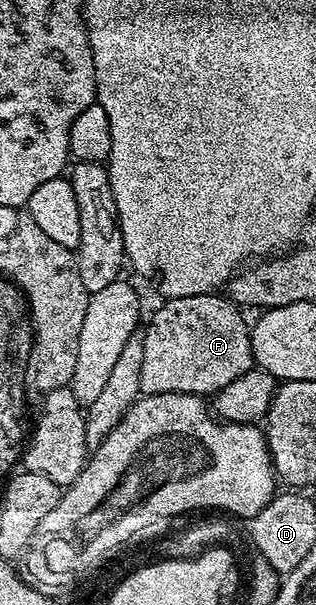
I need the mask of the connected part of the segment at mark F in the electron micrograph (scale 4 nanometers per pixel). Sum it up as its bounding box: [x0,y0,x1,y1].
[140,292,255,395]

